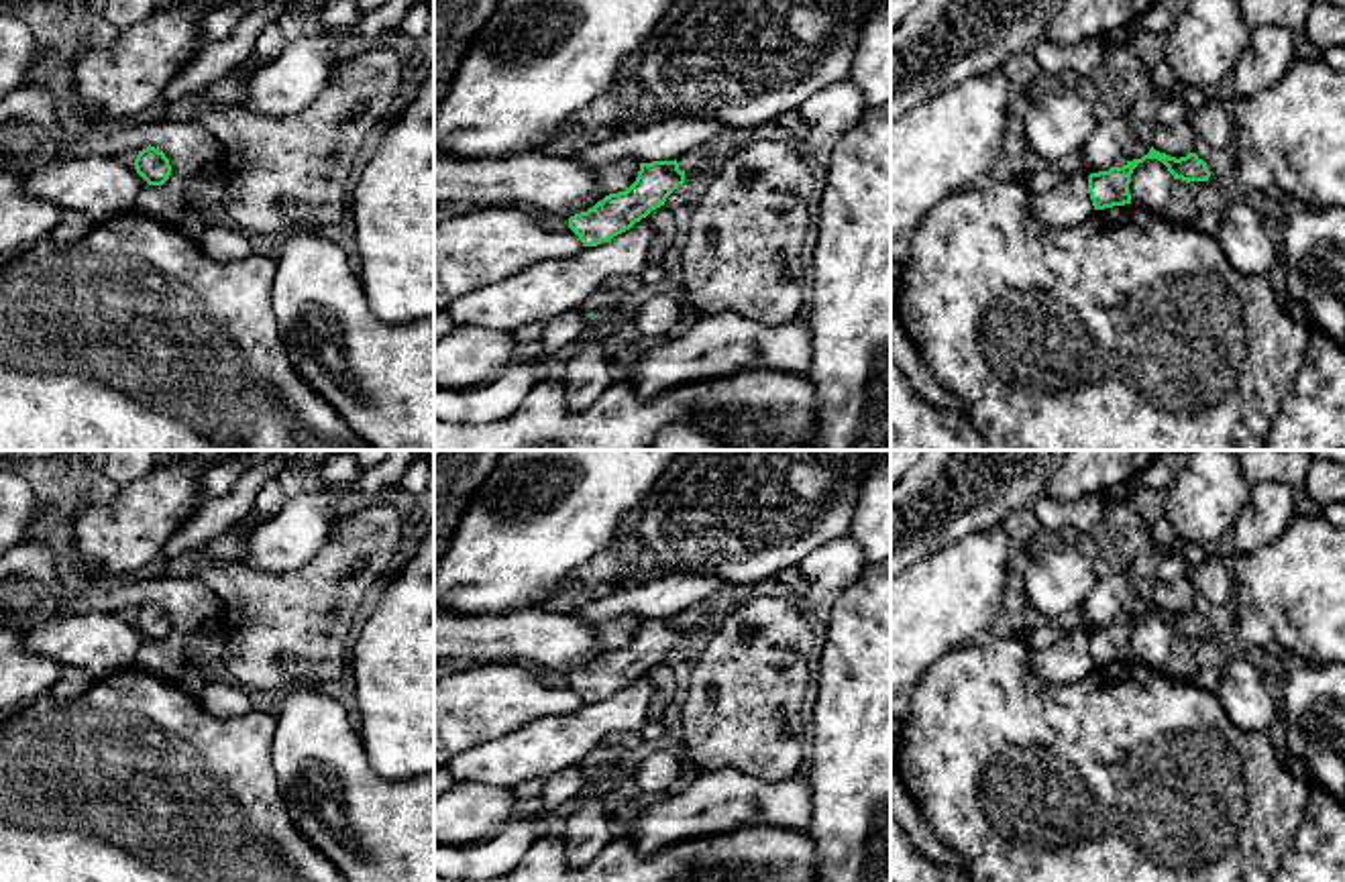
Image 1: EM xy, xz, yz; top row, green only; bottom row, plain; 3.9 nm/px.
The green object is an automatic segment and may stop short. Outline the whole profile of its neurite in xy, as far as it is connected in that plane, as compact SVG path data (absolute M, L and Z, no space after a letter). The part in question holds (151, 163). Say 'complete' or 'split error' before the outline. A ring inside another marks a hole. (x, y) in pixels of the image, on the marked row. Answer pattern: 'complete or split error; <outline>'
complete; M155 147L139 151L134 169L149 185L163 185L171 175L169 159Z

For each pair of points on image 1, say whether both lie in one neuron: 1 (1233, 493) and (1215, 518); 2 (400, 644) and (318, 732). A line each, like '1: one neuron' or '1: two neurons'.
1: one neuron
2: two neurons

